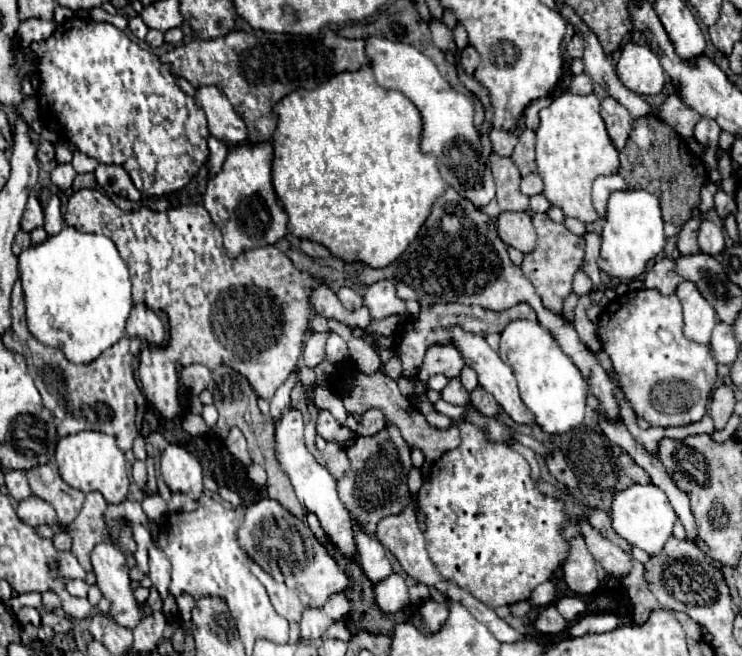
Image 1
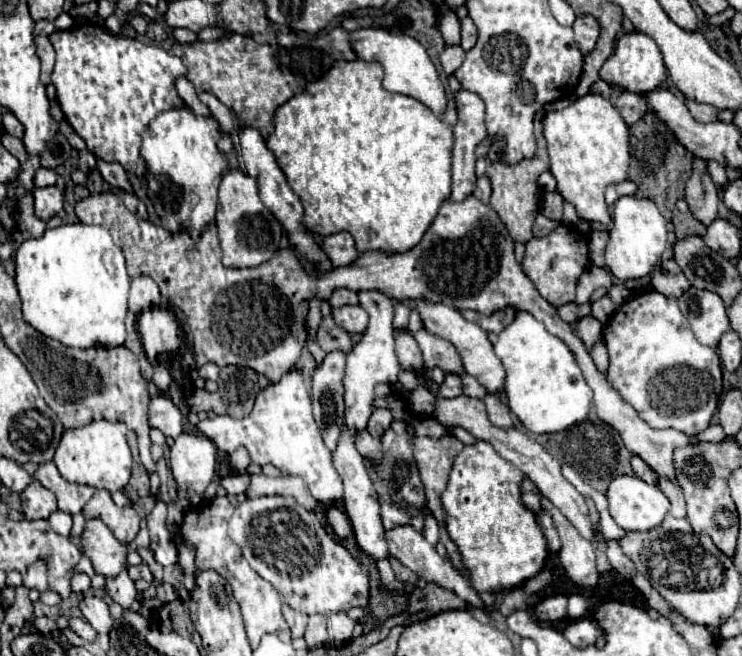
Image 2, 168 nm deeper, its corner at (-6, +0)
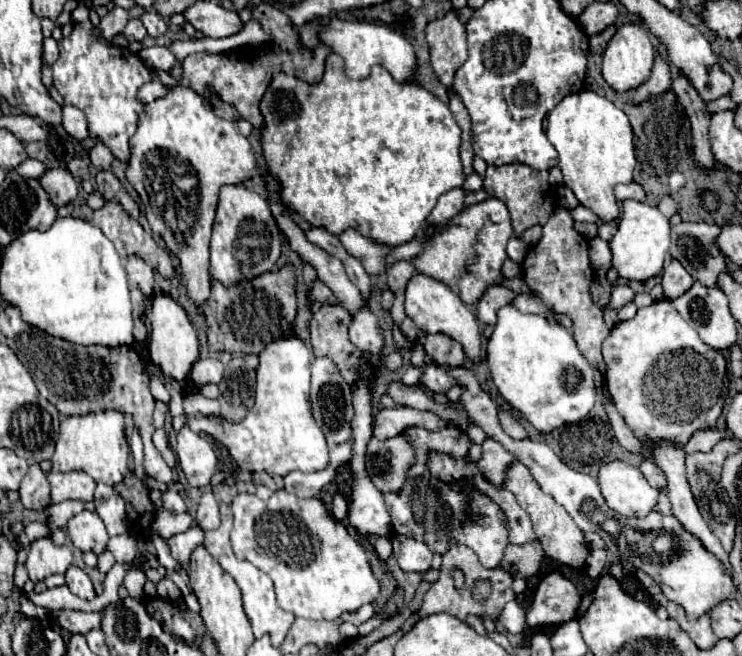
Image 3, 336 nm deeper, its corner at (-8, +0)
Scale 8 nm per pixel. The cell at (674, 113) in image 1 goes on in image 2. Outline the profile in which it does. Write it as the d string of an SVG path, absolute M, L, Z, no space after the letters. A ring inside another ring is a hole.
M685 100L685 106L689 108L691 116L697 120L697 122L713 122L717 120L717 108L709 106L709 104L699 104L699 102L693 102L693 100Z

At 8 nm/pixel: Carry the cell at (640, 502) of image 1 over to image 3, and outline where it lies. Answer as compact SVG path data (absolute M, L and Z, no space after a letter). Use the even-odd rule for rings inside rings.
M613 460L599 468L597 484L609 508L627 518L643 518L657 504L659 490L653 488L639 468Z

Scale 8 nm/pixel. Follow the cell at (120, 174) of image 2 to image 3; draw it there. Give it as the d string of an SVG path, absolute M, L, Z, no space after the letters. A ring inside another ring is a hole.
M103 144L93 146L93 148L89 150L89 158L91 158L93 166L97 166L97 168L101 168L101 170L107 170L107 168L111 166L111 162L113 162L111 150L109 150L107 146L103 146Z

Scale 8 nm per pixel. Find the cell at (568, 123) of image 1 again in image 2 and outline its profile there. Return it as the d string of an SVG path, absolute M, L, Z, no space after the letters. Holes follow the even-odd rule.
M585 94L563 110L547 112L543 134L551 160L551 174L557 180L557 192L571 202L579 218L609 224L611 216L603 194L609 184L627 180L629 170L629 128L609 100L597 94Z

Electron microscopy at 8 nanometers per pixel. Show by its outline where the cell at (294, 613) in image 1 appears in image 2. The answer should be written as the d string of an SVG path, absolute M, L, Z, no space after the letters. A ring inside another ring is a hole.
M283 604L283 618L287 620L287 624L289 624L291 632L293 632L293 638L303 636L305 626L307 626L307 616L303 612L297 612L297 610L289 608L289 604Z

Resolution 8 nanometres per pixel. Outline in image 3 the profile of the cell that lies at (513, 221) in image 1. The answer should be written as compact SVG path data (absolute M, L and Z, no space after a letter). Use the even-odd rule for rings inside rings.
M507 164L507 166L487 166L487 174L485 174L485 184L483 188L505 202L505 206L509 208L511 220L513 220L513 230L517 236L521 236L527 228L535 226L535 224L545 224L549 214L555 208L555 194L553 188L547 180L549 172L545 170L533 170L525 164Z

